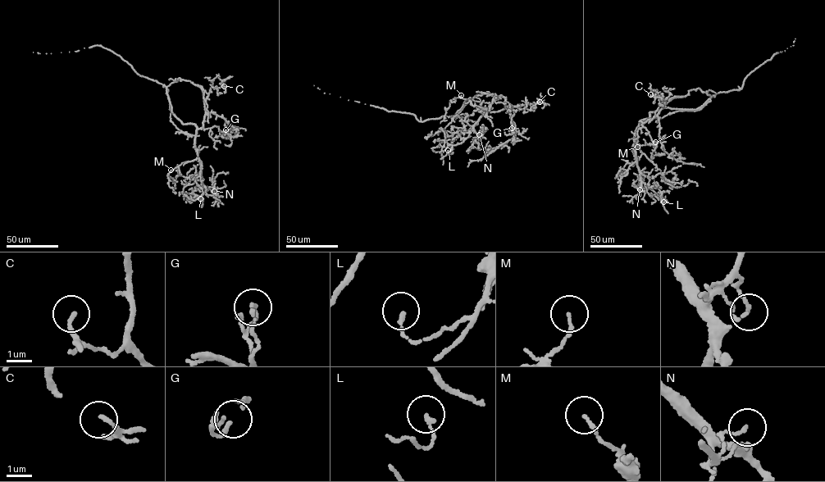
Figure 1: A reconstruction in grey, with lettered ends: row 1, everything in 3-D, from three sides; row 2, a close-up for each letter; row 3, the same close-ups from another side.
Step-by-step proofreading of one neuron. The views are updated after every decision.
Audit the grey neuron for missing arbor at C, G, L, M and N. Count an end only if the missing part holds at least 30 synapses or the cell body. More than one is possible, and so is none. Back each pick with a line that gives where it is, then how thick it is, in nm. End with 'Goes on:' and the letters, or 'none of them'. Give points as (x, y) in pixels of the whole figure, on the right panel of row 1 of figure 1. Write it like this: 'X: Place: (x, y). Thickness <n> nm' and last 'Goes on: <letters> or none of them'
Goes on: none of them

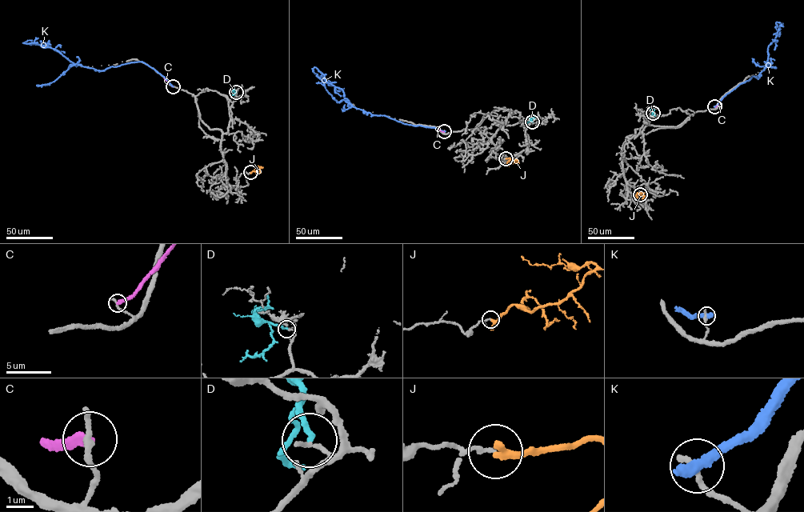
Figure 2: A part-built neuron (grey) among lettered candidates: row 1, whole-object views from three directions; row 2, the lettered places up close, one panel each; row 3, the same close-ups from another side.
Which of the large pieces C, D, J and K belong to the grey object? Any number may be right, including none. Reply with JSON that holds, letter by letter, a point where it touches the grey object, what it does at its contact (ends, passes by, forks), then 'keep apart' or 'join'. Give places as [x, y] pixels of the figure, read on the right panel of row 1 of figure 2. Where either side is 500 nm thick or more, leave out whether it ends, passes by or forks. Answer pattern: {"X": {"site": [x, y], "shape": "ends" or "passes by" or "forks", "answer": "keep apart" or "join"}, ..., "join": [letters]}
{"C": {"site": [714, 106], "shape": "ends", "answer": "keep apart"}, "D": {"site": [653, 113], "shape": "ends", "answer": "keep apart"}, "J": {"site": [640, 194], "shape": "passes by", "answer": "keep apart"}, "K": {"site": [714, 106], "shape": "ends", "answer": "keep apart"}, "join": []}

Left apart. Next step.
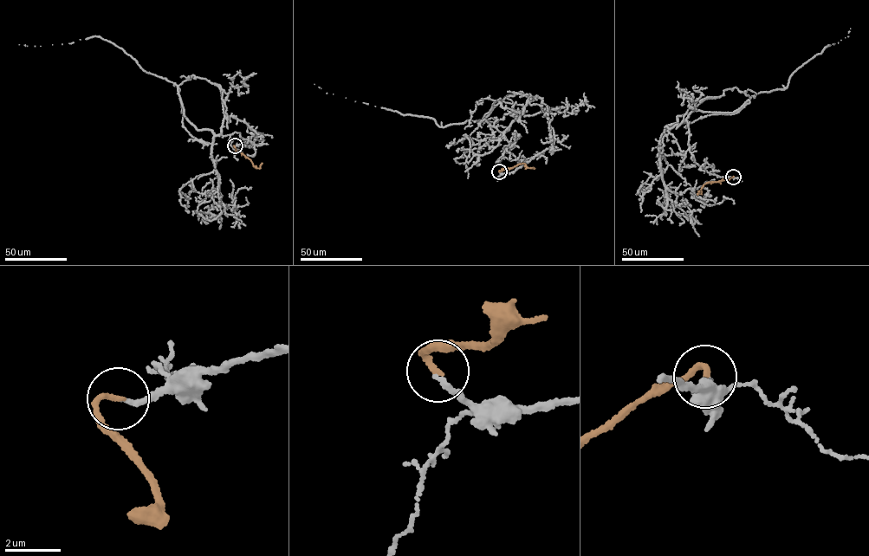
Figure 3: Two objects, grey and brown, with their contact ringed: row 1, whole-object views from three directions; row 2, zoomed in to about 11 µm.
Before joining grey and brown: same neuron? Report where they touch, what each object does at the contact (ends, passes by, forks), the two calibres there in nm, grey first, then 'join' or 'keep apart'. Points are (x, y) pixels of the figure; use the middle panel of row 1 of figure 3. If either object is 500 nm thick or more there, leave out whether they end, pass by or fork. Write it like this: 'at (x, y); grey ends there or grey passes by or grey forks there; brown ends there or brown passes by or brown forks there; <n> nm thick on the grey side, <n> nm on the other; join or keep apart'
at (499, 171); grey ends there; brown ends there; 160 nm thick on the grey side, 200 nm on the other; join

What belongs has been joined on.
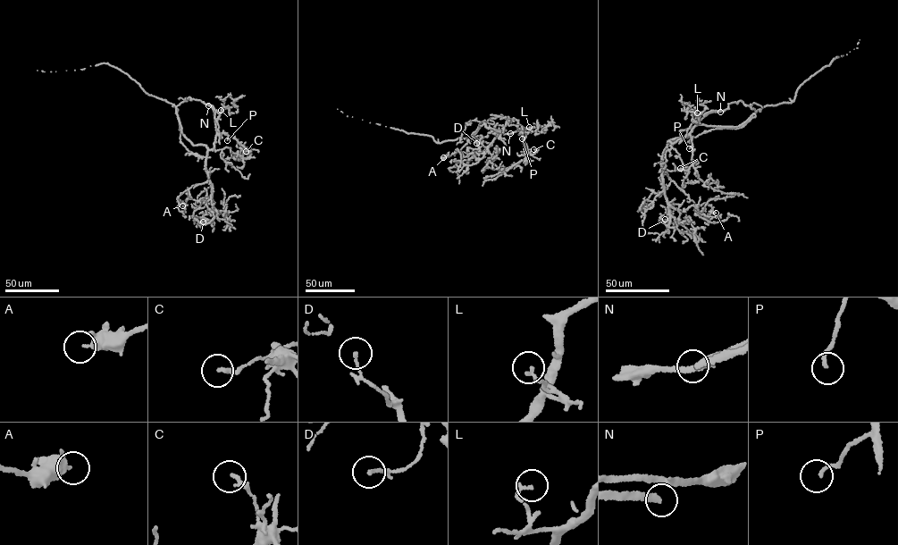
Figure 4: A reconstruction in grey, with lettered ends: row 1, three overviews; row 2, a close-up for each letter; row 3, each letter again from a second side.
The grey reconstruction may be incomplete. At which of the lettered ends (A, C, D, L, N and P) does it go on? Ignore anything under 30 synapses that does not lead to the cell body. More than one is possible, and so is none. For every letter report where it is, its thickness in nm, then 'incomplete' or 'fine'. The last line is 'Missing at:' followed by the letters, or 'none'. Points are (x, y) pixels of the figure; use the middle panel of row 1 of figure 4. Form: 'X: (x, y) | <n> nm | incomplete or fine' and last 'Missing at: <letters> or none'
A: (443, 157) | 240 nm | fine
C: (533, 149) | 160 nm | fine
D: (476, 143) | 130 nm | fine
L: (529, 127) | 150 nm | fine
N: (510, 133) | 200 nm | incomplete
P: (522, 138) | 150 nm | fine
Missing at: N

